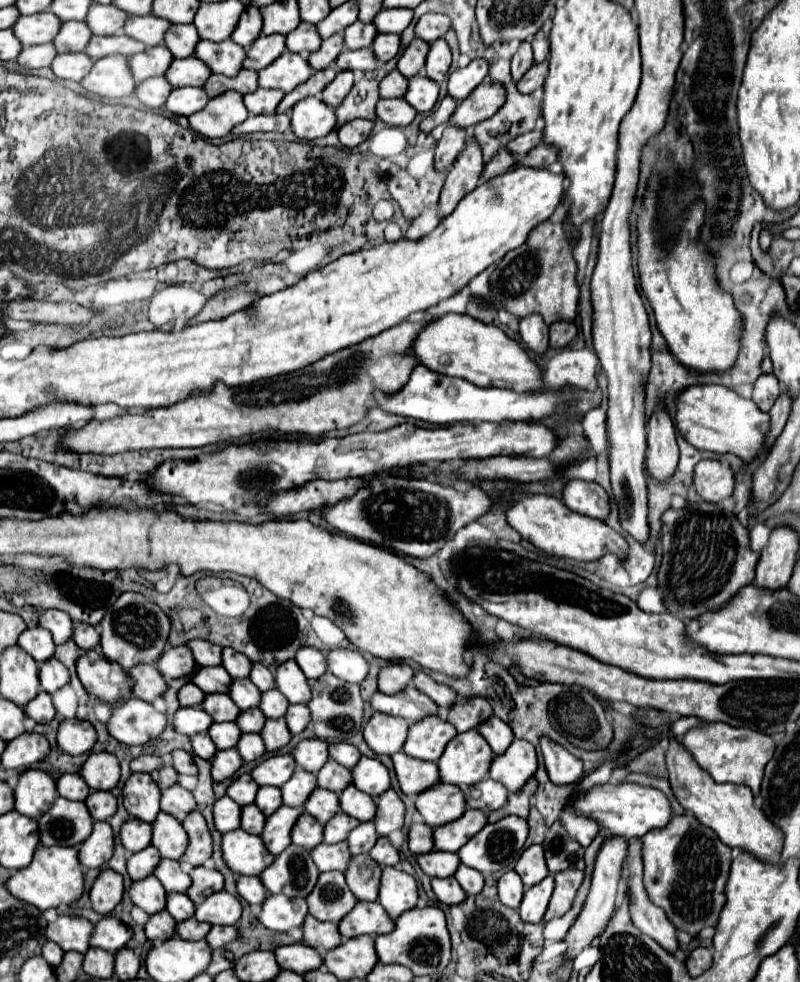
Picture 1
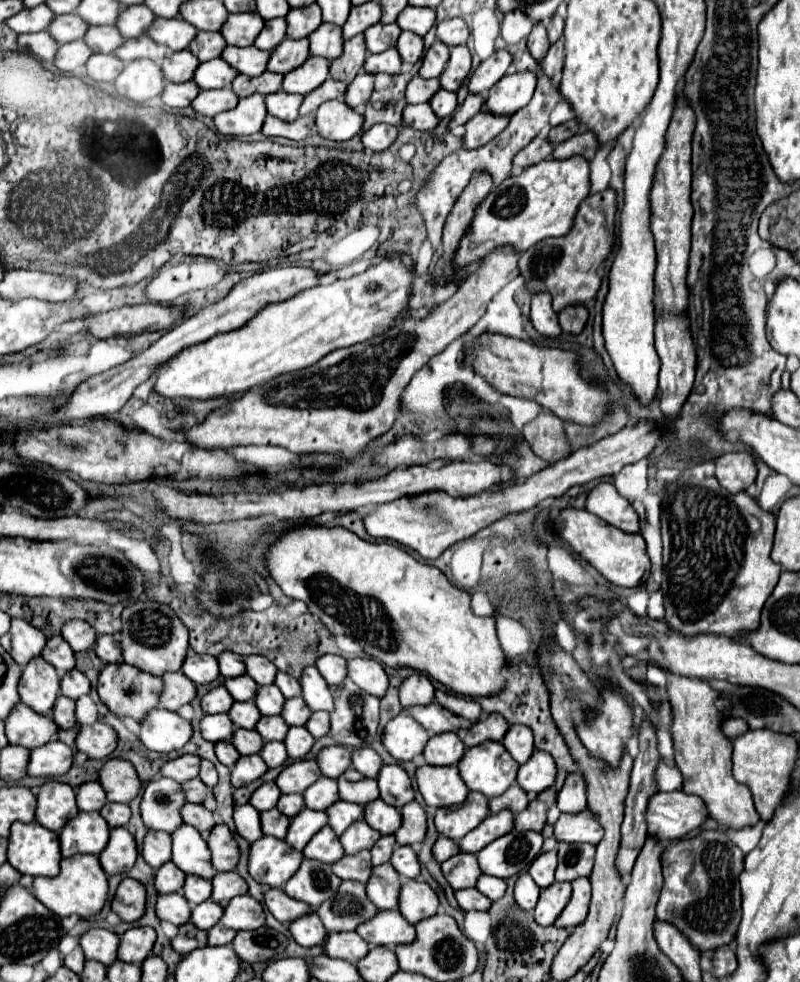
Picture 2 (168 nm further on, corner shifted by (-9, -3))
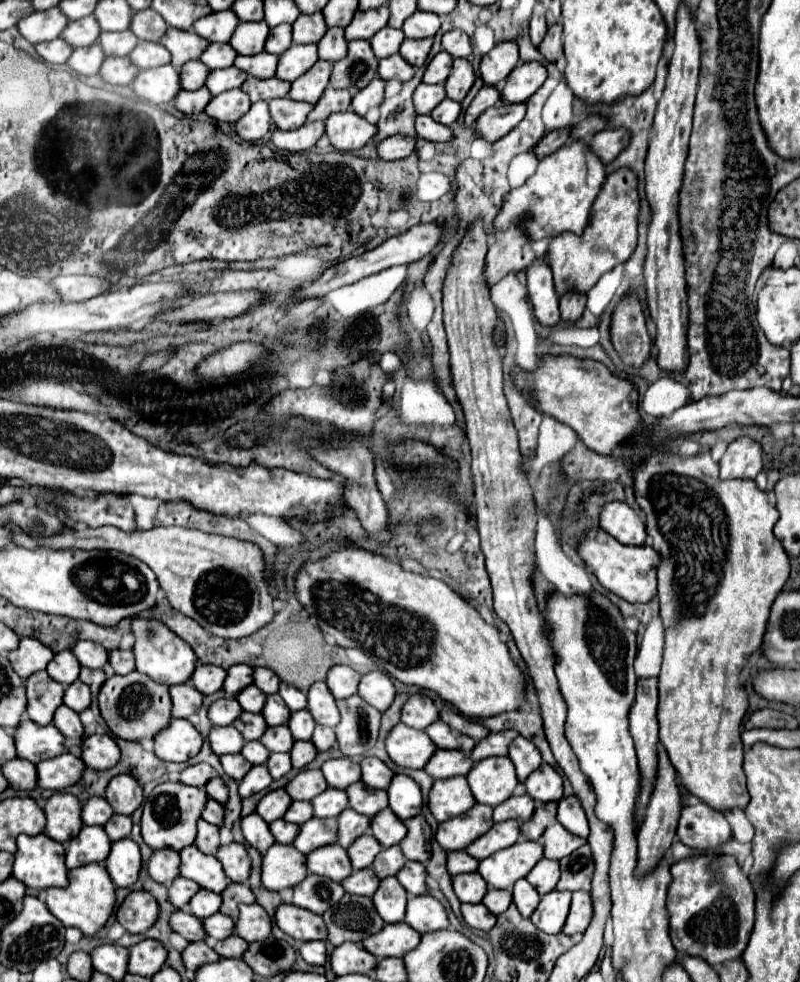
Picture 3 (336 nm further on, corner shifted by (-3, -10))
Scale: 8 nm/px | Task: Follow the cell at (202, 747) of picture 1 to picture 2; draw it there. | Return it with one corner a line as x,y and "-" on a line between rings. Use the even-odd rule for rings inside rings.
220,740
220,742
216,742
216,744
214,744
214,750
216,750
218,760
220,760
224,766
228,766
228,768
232,768
234,762
240,758
240,754
238,754
236,748
230,744
230,740

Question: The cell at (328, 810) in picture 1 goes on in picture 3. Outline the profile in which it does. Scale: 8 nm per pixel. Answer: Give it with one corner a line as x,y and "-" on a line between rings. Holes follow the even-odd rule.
344,809
344,813
340,813
338,817
338,845
342,845
344,849
348,849
352,845
352,841
356,841
360,835
368,833
370,829
370,817
364,817
362,813
356,813
354,809

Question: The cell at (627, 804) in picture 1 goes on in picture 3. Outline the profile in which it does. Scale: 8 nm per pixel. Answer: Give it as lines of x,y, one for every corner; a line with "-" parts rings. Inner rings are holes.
698,803
698,805
688,805
682,809
680,823
678,823
678,839
692,849
712,851
732,839
732,829
726,817
718,809
710,809
710,805
706,803

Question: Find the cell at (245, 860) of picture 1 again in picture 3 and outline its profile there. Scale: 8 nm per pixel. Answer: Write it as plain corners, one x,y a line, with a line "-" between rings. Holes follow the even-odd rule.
274,843
262,859
262,883
270,891
296,887
306,875
306,855
294,845

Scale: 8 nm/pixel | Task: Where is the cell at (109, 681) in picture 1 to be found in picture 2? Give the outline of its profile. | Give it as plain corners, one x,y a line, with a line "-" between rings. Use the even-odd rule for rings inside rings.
106,664
98,676
98,696
116,716
130,716
142,720
152,708
158,706
158,696
162,692
162,680
158,676
146,674
130,664

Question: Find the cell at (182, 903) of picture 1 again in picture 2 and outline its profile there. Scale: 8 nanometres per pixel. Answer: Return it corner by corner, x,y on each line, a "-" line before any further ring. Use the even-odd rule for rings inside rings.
206,900
192,908
190,922
202,930
210,930
220,920
220,916
222,916
222,906
218,906
212,900

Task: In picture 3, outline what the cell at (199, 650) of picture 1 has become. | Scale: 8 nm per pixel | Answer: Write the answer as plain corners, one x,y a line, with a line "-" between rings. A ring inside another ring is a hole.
234,665
234,667
230,667
228,677
224,681
224,691
228,695
240,693
240,689
246,689
248,685
252,685
252,673
254,673
254,667
250,667
250,665

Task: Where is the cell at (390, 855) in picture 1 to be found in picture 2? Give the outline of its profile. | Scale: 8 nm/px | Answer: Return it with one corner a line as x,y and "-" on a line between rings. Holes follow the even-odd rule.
396,844
394,854
390,858
390,864
396,868
396,872
402,878
412,878
414,880
420,874
420,864
418,864
418,858
416,858
416,852
410,846

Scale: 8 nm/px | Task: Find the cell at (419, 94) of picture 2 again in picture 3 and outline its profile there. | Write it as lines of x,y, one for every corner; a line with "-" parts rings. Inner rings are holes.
418,85
414,91
414,105
420,115
428,115
442,99
446,99
446,89
442,85

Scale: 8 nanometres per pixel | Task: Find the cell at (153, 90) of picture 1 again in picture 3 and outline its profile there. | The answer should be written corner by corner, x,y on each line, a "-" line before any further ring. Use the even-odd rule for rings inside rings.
206,87
198,89
198,91
180,91
178,97
176,97
176,107
178,111
186,113
186,115
198,115
198,113
204,113
208,101
212,99
212,93
208,93

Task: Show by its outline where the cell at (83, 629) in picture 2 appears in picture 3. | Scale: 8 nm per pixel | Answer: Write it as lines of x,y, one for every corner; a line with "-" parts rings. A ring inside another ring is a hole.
78,641
72,649
76,659
90,669
102,669
108,663
108,651
92,641

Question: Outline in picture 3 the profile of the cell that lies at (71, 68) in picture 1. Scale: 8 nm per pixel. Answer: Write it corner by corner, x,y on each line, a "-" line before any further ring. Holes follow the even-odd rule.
108,57
100,69
100,75
106,83
112,85
130,85
138,69
132,65
130,57

